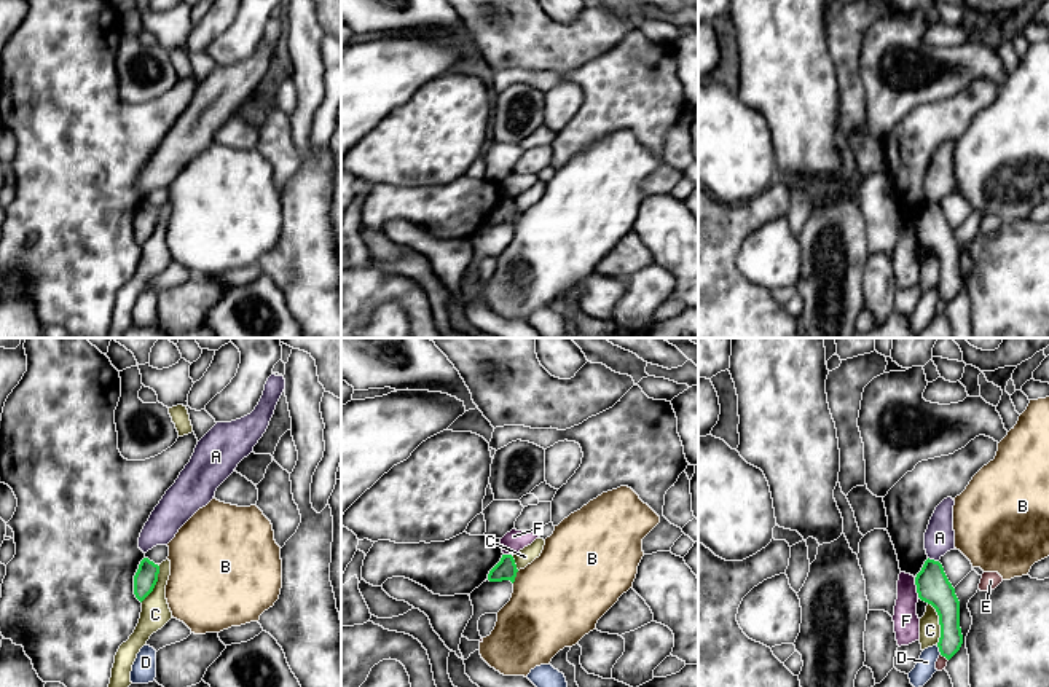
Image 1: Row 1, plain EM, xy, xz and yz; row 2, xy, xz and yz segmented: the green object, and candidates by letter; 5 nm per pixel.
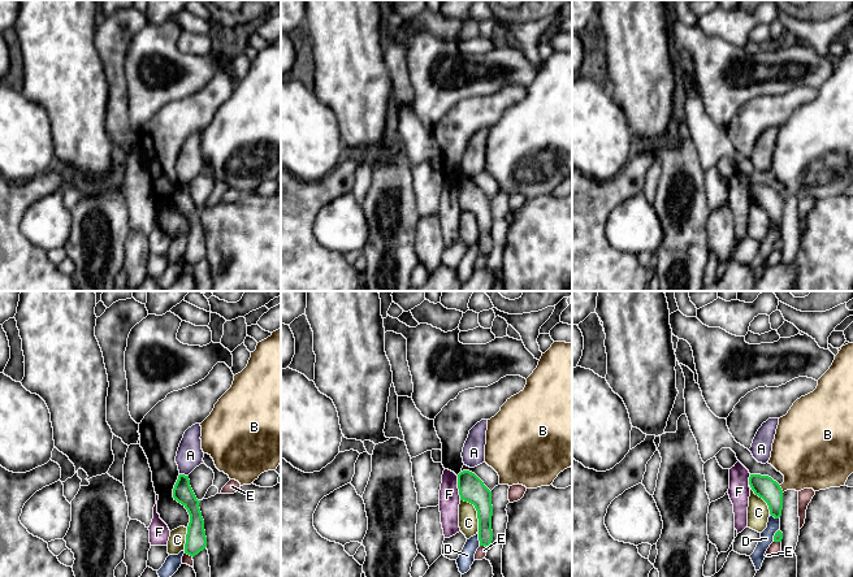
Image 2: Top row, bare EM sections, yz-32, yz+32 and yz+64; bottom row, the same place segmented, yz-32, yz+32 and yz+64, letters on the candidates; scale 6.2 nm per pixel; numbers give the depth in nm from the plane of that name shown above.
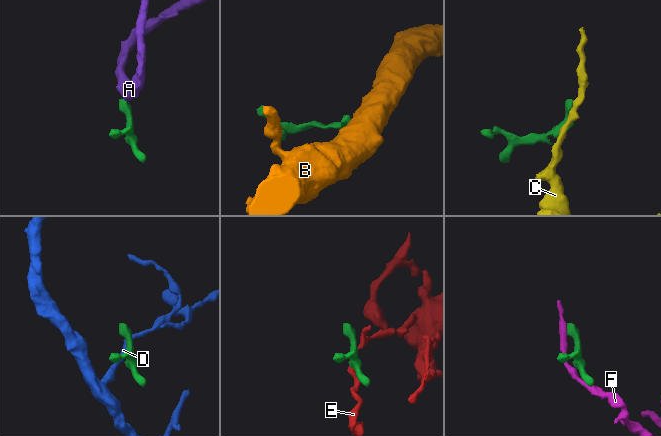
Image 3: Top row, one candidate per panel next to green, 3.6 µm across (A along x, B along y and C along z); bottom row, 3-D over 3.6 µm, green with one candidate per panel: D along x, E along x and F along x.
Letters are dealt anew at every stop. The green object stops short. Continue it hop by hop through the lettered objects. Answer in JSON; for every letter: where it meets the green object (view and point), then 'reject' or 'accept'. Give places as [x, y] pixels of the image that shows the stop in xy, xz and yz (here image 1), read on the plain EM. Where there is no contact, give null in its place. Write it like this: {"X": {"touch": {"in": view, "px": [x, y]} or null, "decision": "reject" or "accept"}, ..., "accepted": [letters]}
{"A": {"touch": {"in": "yz", "px": [933, 203]}, "decision": "reject"}, "B": {"touch": {"in": "xz", "px": [515, 219]}, "decision": "reject"}, "C": {"touch": {"in": "yz", "px": [939, 266]}, "decision": "reject"}, "D": {"touch": {"in": "yz", "px": [939, 294]}, "decision": "reject"}, "E": {"touch": {"in": "yz", "px": [944, 298]}, "decision": "reject"}, "F": {"touch": {"in": "yz", "px": [917, 230]}, "decision": "reject"}, "accepted": []}

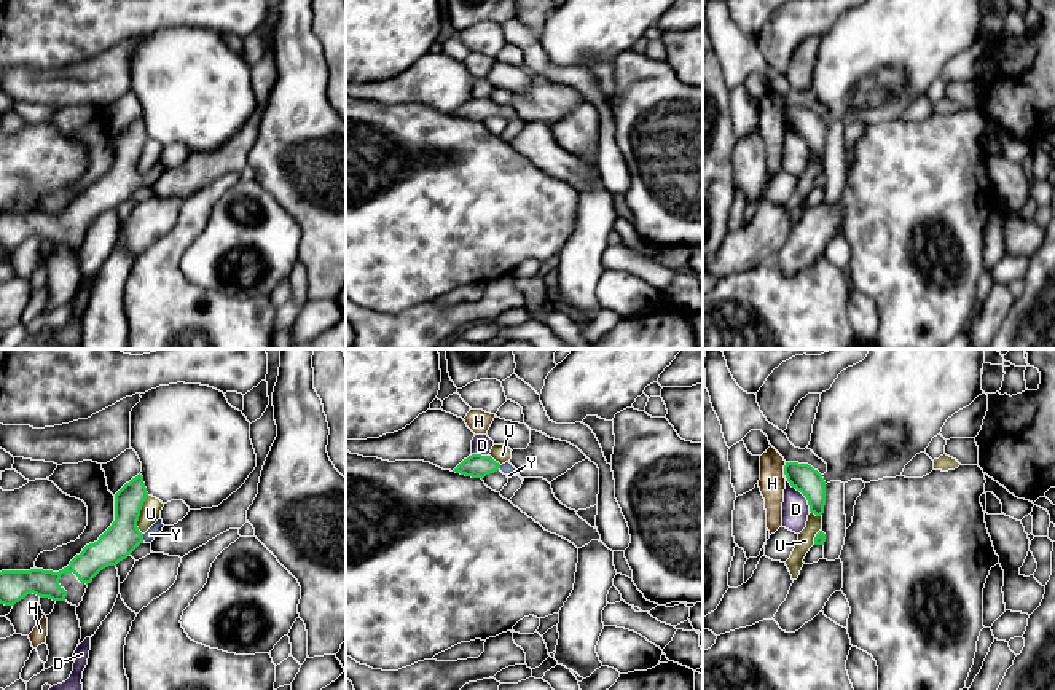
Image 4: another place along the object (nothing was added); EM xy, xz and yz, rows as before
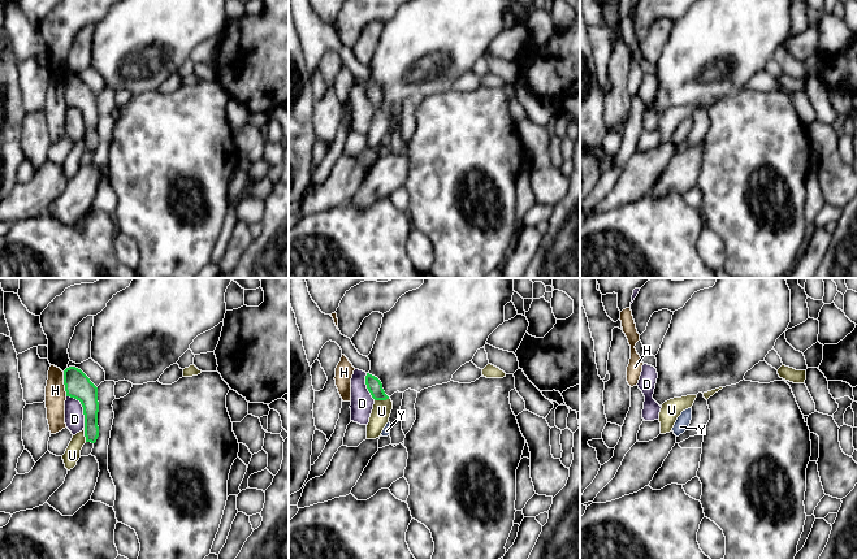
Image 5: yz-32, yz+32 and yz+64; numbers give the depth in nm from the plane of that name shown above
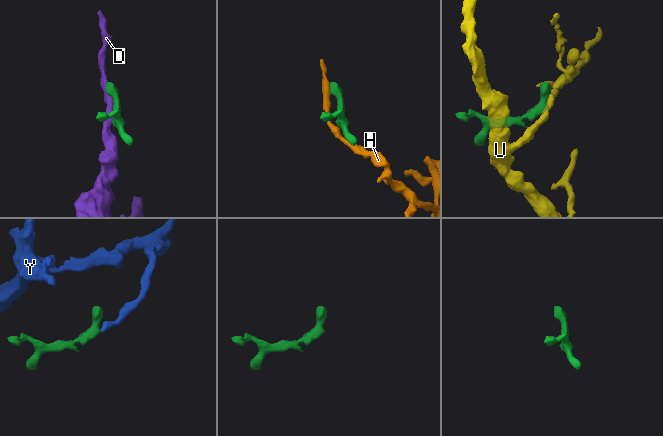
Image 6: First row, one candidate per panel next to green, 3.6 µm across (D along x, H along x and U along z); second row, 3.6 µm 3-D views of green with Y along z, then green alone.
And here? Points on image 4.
{"D": {"touch": {"in": "yz", "px": [799, 133]}, "decision": "reject"}, "H": {"touch": {"in": "yz", "px": [784, 112]}, "decision": "reject"}, "U": {"touch": {"in": "xy", "px": [139, 158]}, "decision": "reject"}, "Y": {"touch": {"in": "xy", "px": [142, 180]}, "decision": "accept"}, "accepted": ["Y"]}

